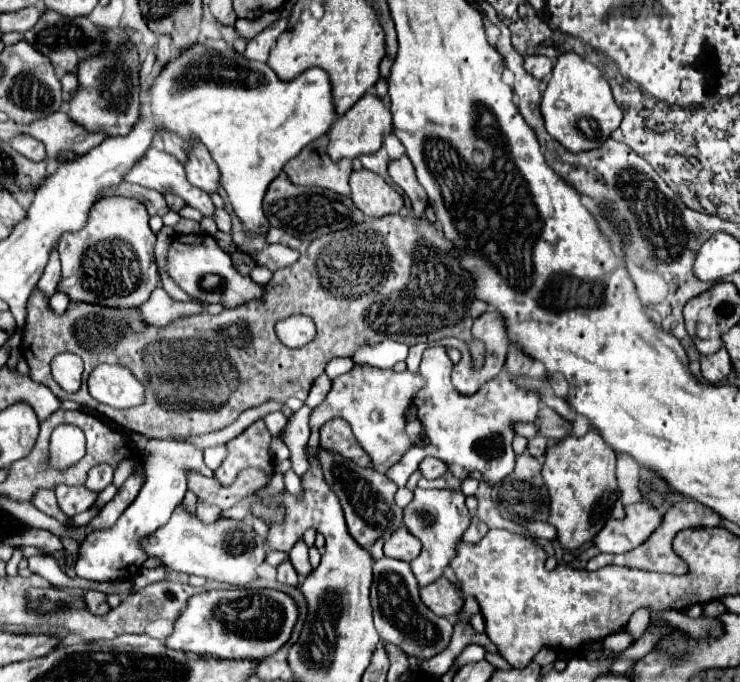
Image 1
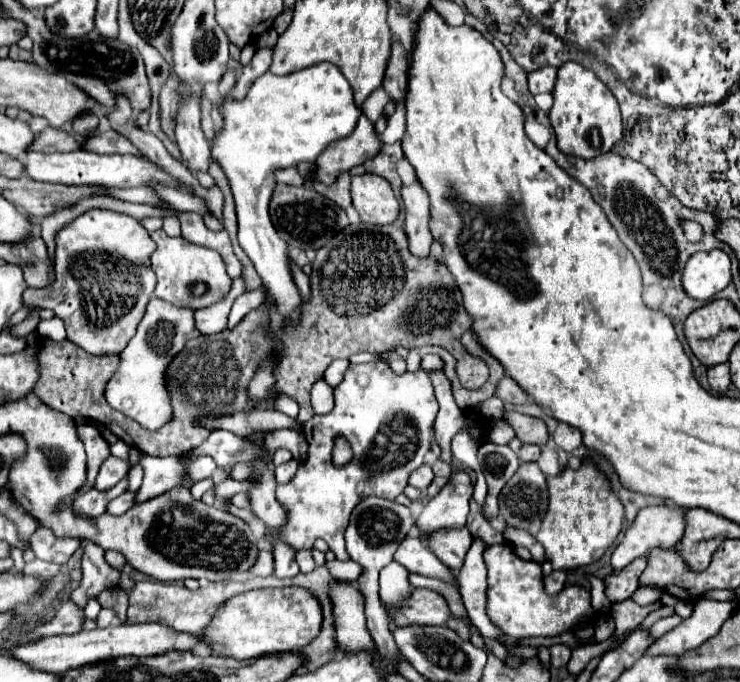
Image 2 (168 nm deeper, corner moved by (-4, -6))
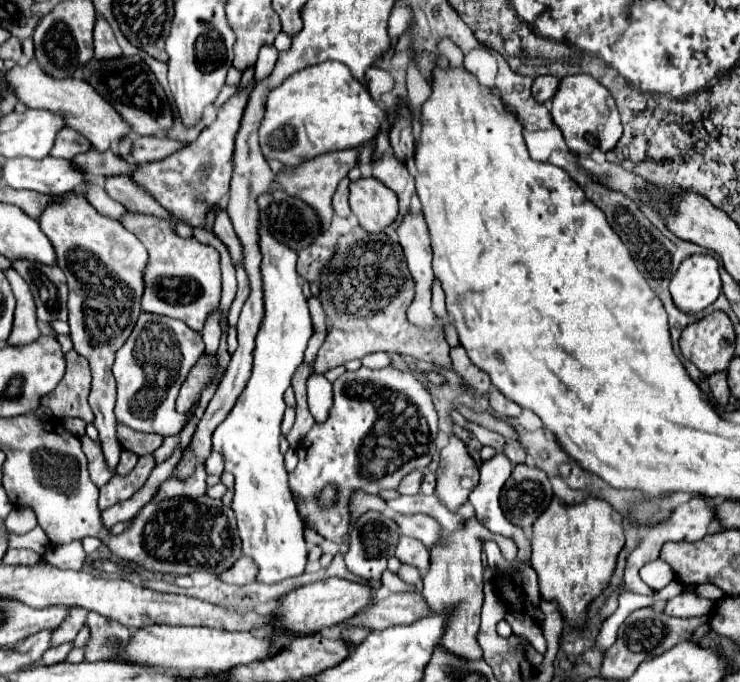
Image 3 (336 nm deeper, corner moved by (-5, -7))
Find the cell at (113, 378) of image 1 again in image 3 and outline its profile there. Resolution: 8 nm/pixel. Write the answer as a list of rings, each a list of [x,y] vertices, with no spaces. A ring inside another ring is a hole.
[[[146,311],[140,313],[132,335],[116,353],[112,369],[118,385],[116,419],[142,433],[158,433],[164,437],[180,433],[194,415],[188,416],[176,411],[176,395],[202,351],[202,335],[190,329],[184,321]]]

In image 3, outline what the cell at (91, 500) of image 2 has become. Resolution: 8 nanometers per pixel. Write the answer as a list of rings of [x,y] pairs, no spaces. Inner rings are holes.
[[[142,455],[128,475],[114,475],[102,489],[100,489],[100,499],[98,499],[98,509],[104,511],[110,505],[128,499],[134,491],[138,491],[144,481],[148,479],[150,471],[154,469],[154,455]]]

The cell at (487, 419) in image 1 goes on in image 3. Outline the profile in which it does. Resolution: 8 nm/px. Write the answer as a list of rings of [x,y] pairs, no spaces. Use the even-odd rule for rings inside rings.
[[[496,453],[492,459],[480,465],[480,483],[470,493],[468,501],[476,509],[476,519],[484,523],[488,531],[514,539],[518,545],[518,561],[526,561],[530,557],[530,541],[526,539],[520,527],[512,525],[504,517],[500,509],[500,491],[510,473],[512,473],[510,459],[504,453]]]

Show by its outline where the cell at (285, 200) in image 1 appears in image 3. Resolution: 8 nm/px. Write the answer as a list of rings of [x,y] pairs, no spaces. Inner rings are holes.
[[[286,191],[264,193],[258,199],[260,223],[282,243],[300,251],[316,241],[322,233],[318,213],[298,197],[290,197]]]

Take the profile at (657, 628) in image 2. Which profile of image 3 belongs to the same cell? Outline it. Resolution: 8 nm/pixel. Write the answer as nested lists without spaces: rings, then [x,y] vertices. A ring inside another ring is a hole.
[[[680,593],[666,603],[664,615],[668,615],[668,617],[692,617],[692,615],[704,615],[708,609],[710,609],[710,601],[698,599],[690,593]]]

